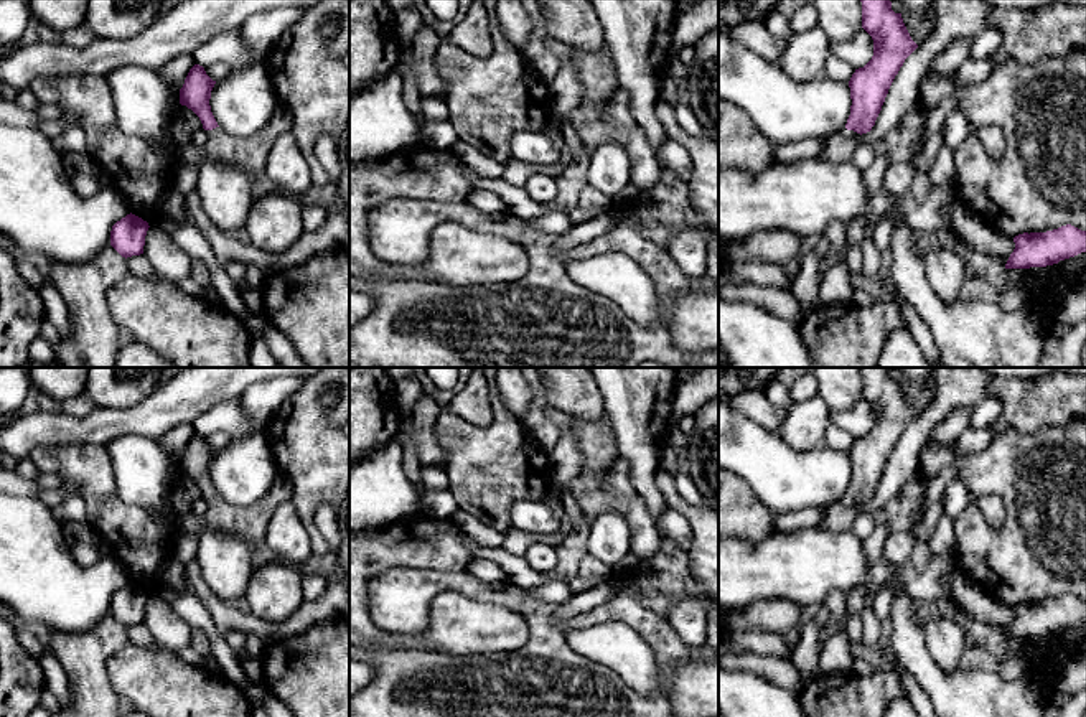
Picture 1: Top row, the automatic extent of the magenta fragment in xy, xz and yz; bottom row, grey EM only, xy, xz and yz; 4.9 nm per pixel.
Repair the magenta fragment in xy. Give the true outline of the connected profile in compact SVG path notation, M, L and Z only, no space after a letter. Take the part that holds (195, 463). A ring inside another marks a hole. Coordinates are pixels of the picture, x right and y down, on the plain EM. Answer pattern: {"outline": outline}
{"outline": "M194 433L183 457L180 458L180 473L191 478L201 490L208 509L198 516L194 513L180 514L185 534L201 536L206 531L224 531L241 537L247 544L264 541L264 532L274 509L292 499L292 483L279 473L264 498L247 508L227 504L216 491L209 468L216 450L213 450L203 435Z"}

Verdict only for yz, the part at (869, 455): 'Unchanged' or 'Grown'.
Grown

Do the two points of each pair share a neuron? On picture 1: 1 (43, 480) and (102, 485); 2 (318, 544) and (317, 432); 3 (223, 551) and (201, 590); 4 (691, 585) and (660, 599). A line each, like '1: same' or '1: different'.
1: different
2: same
3: different
4: same

